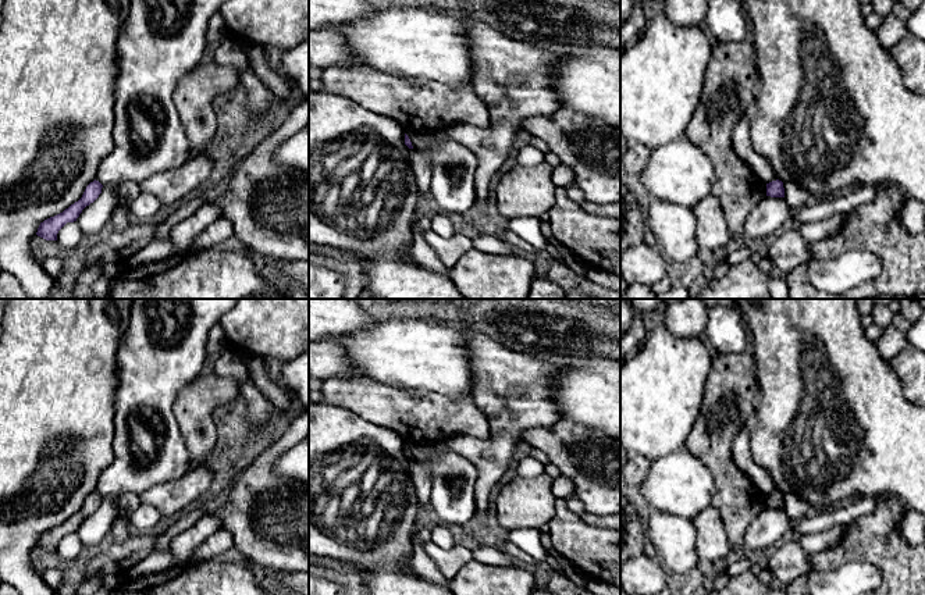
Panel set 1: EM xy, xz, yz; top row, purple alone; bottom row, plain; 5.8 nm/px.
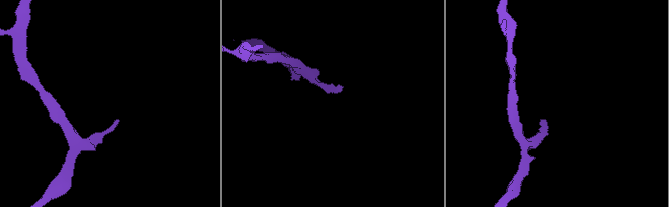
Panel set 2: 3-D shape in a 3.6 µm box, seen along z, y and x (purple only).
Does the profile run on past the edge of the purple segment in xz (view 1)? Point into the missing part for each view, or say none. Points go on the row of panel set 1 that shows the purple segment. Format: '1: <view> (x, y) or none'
1: none

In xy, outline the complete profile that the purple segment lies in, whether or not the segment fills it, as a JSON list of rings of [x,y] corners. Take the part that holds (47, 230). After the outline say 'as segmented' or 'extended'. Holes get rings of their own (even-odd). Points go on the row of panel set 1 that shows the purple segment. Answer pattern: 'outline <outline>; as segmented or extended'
outline [[[99,181],[90,182],[82,197],[71,204],[68,209],[65,209],[63,213],[50,217],[40,222],[36,235],[46,239],[46,241],[57,241],[57,234],[58,231],[67,224],[67,222],[74,222],[82,213],[82,210],[93,203],[99,195],[102,193],[103,185]]]; as segmented

